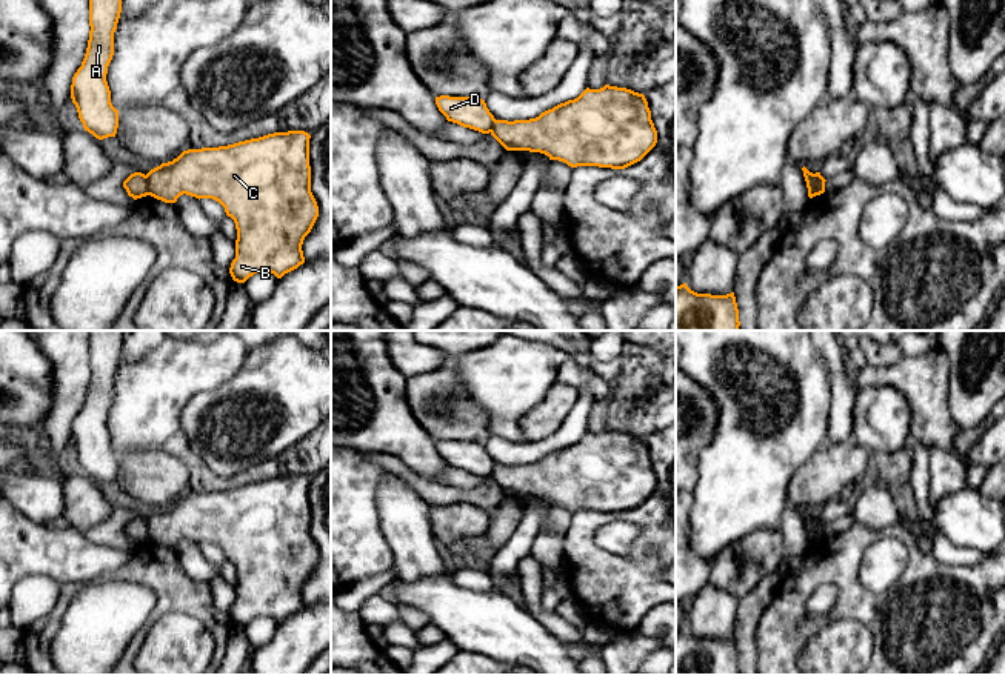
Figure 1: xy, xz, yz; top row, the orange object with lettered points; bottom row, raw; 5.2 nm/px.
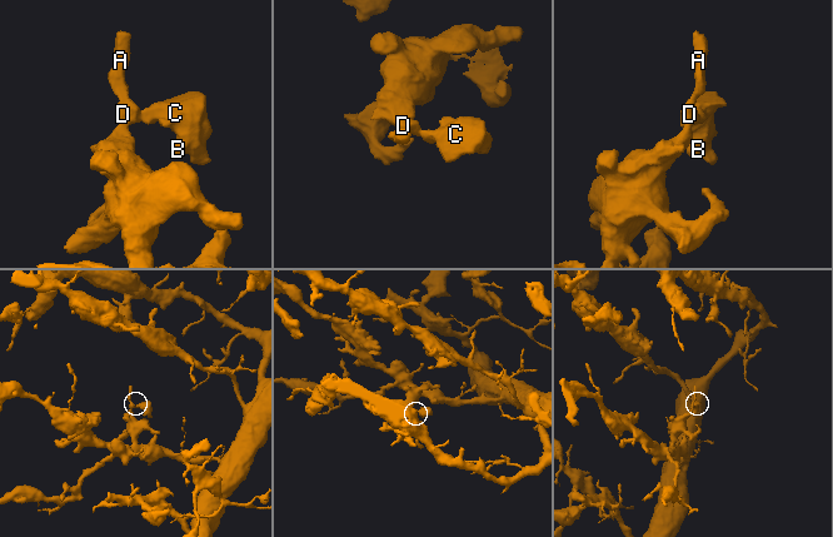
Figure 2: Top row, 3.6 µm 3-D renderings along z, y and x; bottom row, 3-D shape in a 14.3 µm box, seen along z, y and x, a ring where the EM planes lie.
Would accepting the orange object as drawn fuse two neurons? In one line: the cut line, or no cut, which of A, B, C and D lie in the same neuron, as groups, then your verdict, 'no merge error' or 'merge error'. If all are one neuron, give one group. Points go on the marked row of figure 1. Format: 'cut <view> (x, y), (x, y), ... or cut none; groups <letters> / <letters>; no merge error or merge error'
cut xy (145, 176), (150, 194); groups A D / B C; merge error

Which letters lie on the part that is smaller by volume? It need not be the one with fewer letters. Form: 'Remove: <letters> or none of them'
Remove: B, C

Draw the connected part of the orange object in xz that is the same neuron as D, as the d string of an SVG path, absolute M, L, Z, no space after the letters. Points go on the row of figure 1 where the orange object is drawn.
M440 95L436 97L436 105L448 121L482 134L489 134L496 121L482 98Z

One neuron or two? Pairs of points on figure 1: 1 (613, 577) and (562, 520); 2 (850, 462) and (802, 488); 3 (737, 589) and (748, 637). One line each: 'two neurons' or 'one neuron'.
1: two neurons
2: one neuron
3: two neurons

